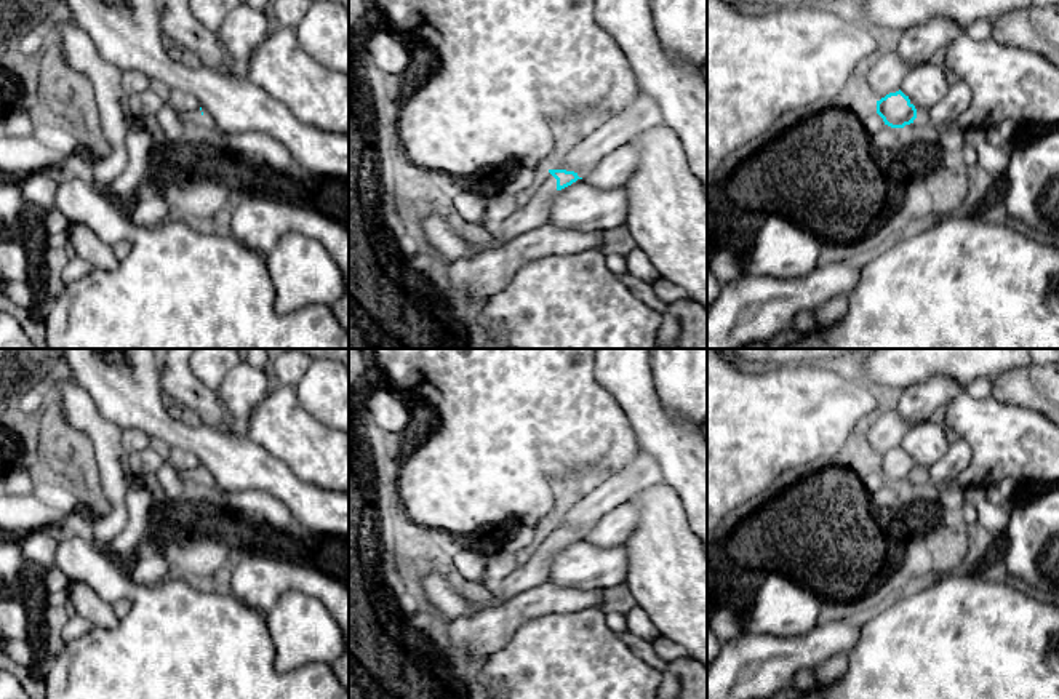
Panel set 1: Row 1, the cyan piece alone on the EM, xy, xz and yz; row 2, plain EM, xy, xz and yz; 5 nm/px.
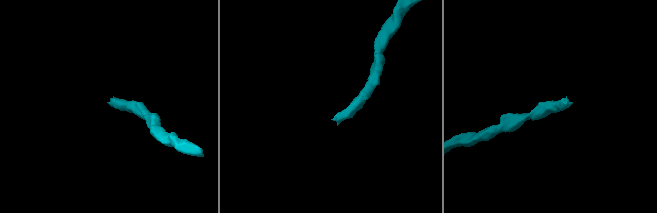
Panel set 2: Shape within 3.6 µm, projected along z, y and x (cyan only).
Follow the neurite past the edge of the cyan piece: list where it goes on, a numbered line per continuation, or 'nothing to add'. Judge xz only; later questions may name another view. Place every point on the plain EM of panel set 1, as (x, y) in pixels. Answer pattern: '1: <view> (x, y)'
1: xz (533, 570)

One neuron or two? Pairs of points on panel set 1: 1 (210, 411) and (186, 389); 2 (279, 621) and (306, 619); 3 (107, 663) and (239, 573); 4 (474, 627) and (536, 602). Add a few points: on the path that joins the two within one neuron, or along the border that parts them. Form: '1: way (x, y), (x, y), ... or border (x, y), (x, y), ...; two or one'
1: way (203, 405), (192, 394); one
2: way (285, 621), (299, 621); one
3: border (224, 586), (255, 608); two
4: way (490, 627), (520, 608); one

